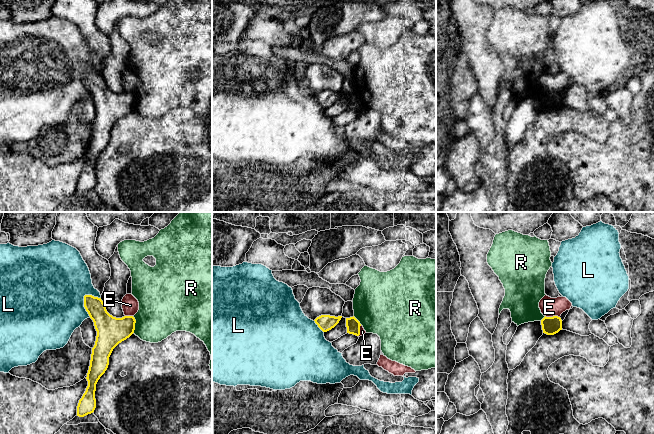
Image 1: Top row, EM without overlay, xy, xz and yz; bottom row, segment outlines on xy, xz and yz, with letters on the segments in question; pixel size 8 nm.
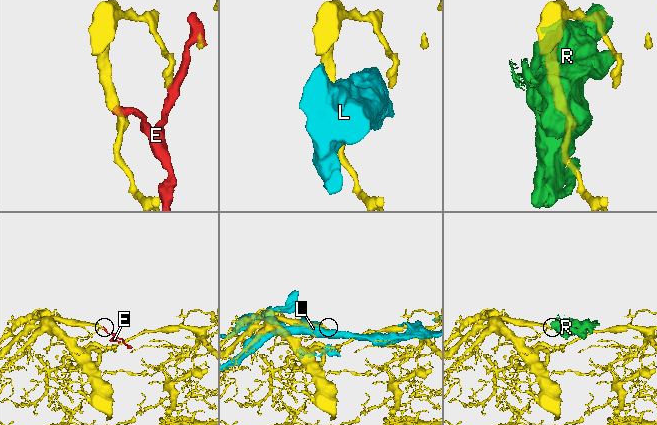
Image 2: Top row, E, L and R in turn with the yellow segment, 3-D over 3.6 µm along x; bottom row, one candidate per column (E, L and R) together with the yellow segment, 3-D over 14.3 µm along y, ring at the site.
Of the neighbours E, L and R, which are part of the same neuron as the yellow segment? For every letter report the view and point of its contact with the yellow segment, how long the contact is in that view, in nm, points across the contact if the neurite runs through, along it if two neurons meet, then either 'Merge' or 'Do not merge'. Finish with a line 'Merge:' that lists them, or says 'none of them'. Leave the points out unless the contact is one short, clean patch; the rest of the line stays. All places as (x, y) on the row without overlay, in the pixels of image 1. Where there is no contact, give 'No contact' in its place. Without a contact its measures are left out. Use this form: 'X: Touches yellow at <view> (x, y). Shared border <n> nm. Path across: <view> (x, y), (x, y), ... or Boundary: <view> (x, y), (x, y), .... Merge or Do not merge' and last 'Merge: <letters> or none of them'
E: Touches yellow at yz (553, 92). Shared border 120 nm. Boundary: yz (545, 91), (559, 93). Do not merge
L: Touches yellow at xy (84, 81). Shared border 190 nm. Do not merge
R: Touches yellow at xy (134, 100). Shared border 140 nm. Boundary: xy (132, 92), (135, 96), (134, 108). Do not merge
Merge: none of them

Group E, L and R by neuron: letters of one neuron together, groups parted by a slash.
E / L / R

